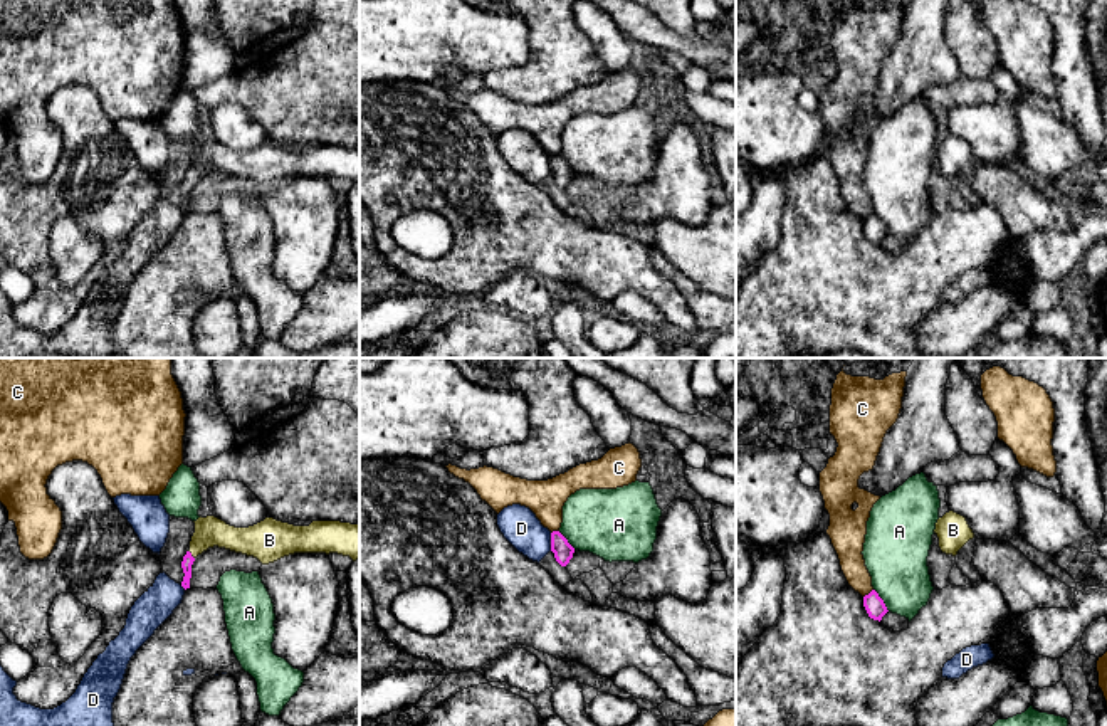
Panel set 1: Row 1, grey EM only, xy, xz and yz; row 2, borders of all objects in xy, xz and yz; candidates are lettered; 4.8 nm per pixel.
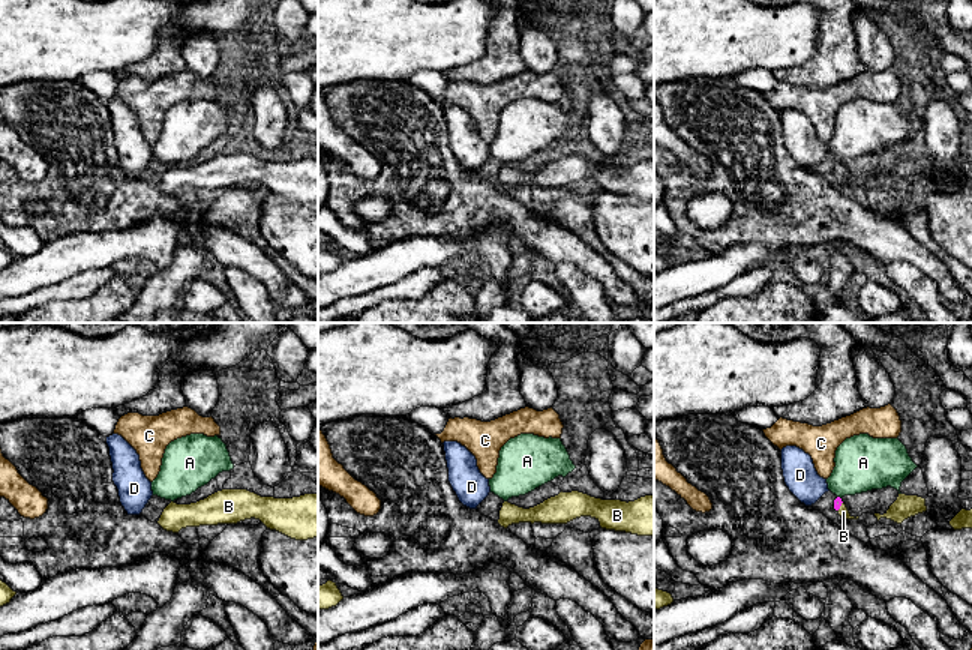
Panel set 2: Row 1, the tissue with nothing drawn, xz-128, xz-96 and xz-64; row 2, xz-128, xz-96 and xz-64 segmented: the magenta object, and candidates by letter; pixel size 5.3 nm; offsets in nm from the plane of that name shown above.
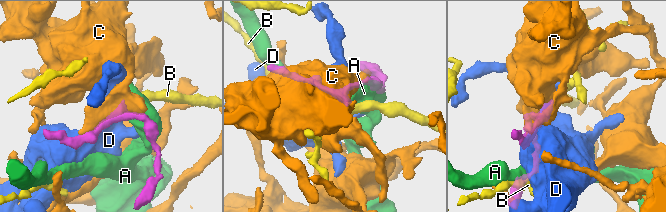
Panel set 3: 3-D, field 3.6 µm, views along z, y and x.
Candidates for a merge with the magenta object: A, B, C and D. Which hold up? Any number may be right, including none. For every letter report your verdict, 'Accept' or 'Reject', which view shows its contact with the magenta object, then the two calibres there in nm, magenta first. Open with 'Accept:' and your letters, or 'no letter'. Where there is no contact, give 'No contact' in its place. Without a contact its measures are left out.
Accept: B
A: Reject. Touches magenta in yz. Thickness 90 nm (magenta) against 320 nm
B: Accept. Touches magenta in xy. Thickness 50 nm (magenta) against 150 nm
C: Reject. Touches magenta in yz. Thickness 90 nm (magenta) against 140 nm
D: Reject. Touches magenta in xz. Thickness 100 nm (magenta) against 180 nm

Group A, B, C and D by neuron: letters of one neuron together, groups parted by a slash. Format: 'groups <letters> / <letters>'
groups A / B / C / D

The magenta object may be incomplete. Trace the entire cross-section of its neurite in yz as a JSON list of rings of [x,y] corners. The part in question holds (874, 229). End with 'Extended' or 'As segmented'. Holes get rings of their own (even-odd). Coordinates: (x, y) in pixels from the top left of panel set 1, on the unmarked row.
[[[875,213],[863,220],[863,230],[870,242],[882,244],[882,240],[889,235],[884,224],[879,220]]]. As segmented

